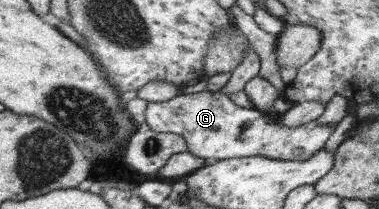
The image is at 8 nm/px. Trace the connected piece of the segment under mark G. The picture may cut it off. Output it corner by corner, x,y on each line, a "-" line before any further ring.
220,90
195,94
181,92
163,102
148,102
144,115
144,127
155,132
182,136
189,154
208,162
253,155
303,161
323,147
336,126
335,123
323,125
317,121
309,121
295,127
287,127
277,121
276,115
269,116
253,107
237,106

